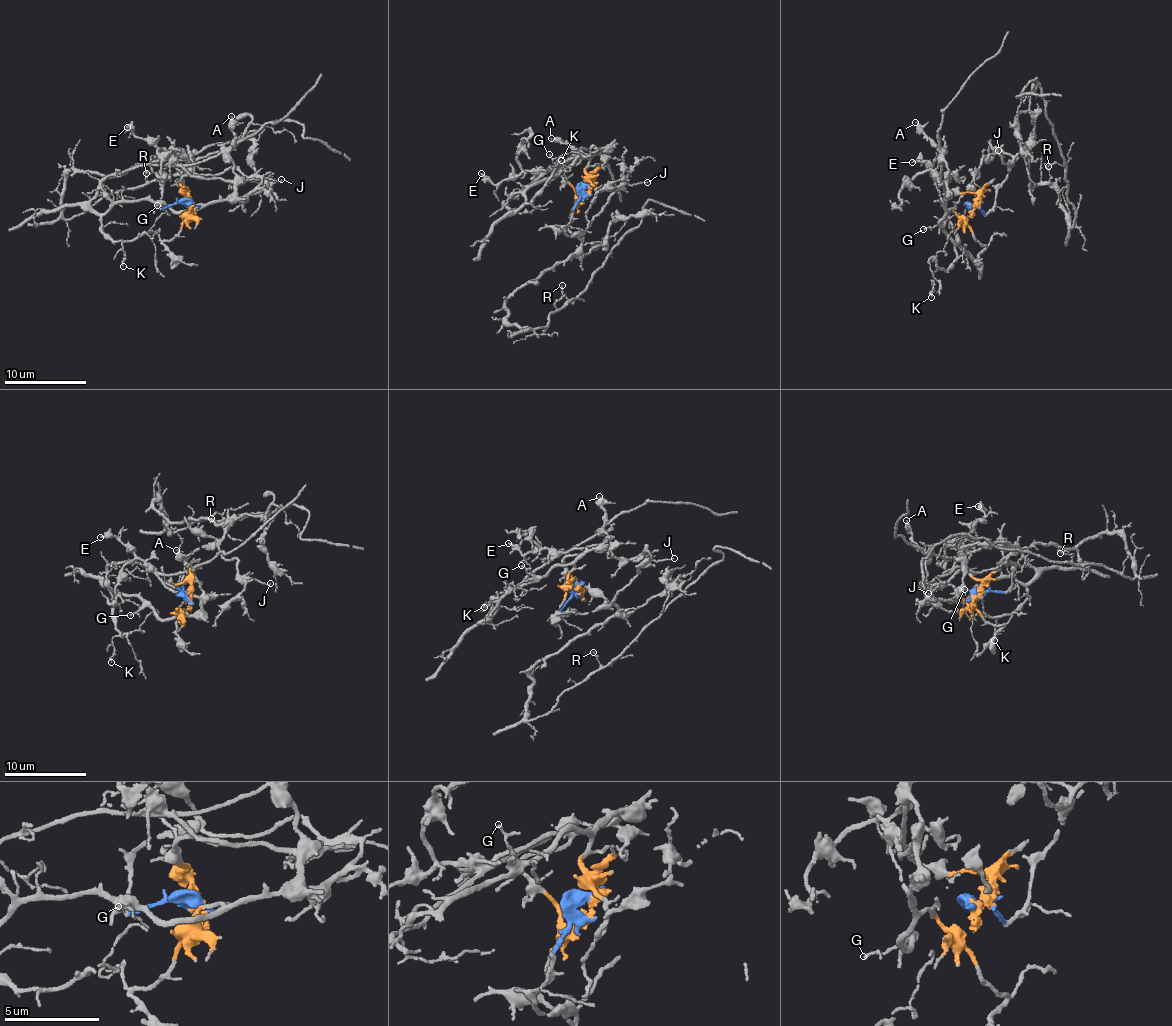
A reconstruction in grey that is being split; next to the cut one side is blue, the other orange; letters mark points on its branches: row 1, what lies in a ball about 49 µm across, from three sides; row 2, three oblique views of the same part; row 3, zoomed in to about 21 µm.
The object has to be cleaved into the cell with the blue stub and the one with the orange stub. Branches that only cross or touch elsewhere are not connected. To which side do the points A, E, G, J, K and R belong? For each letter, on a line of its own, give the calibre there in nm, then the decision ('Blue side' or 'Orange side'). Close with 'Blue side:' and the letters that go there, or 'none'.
A: Thickness 280 nm. Orange side
E: Thickness 180 nm. Orange side
G: Thickness 100 nm. Orange side
J: Thickness 80 nm. Blue side
K: Thickness 150 nm. Orange side
R: Thickness 120 nm. Blue side
Blue side: J, R

